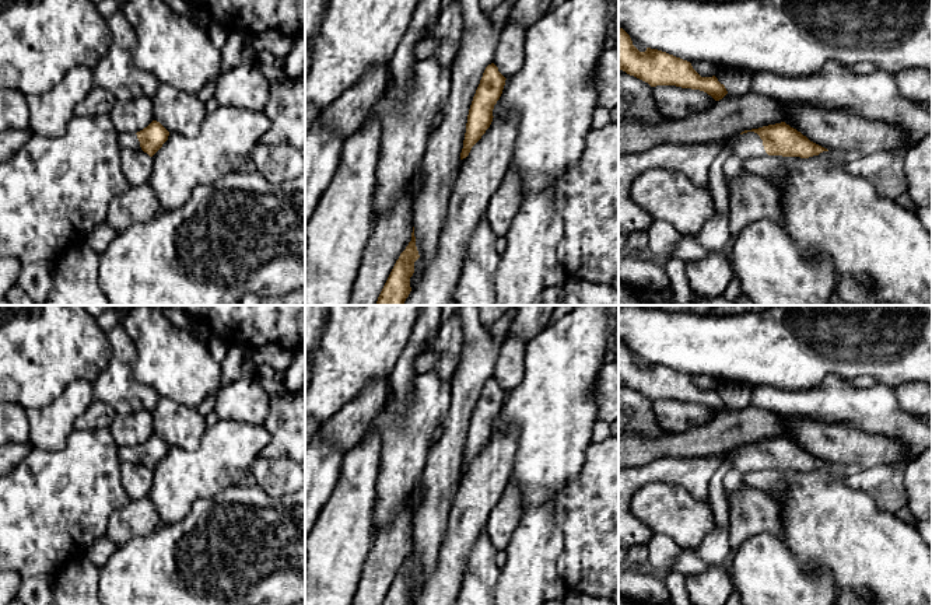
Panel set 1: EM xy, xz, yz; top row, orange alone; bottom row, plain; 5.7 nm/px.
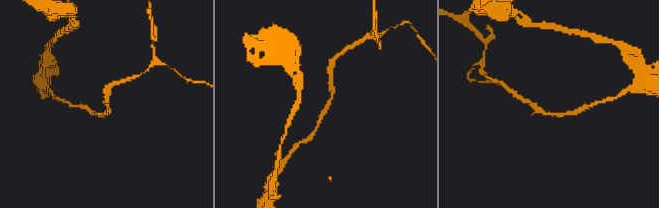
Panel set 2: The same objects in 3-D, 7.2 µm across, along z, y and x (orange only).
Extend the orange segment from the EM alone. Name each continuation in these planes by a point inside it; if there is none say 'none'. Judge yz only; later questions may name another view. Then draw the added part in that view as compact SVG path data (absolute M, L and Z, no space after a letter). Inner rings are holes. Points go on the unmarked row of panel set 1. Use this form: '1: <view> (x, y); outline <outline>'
1: yz (693, 474); outline M754 445L735 448L718 457L662 457L642 466L619 468L619 548L648 545L654 536L654 532L631 513L631 500L640 487L651 482L677 485L702 501L708 499L708 483L712 475L726 461L730 461L733 469L742 476L767 469L763 454Z

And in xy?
1: xy (128, 454); outline M119 447L119 458L123 462L141 462L136 447Z

